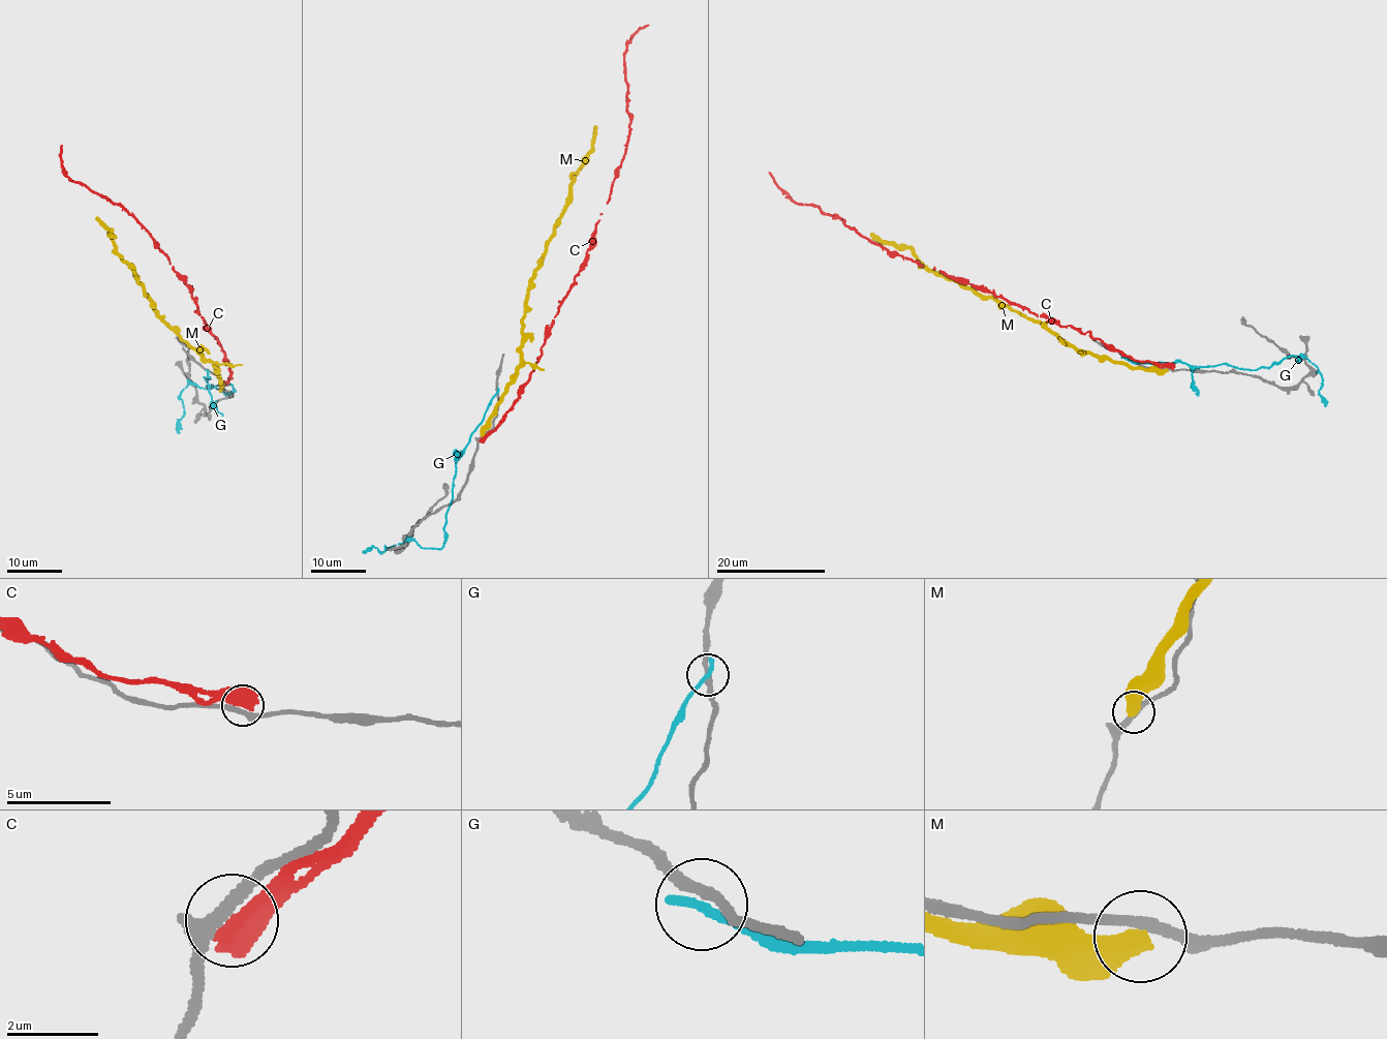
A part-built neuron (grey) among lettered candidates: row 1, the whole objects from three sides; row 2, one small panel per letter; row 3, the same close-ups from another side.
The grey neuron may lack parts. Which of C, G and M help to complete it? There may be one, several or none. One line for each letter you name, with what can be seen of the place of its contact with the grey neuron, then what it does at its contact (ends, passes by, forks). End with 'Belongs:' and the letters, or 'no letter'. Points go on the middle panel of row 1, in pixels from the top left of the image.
Belongs: no letter

